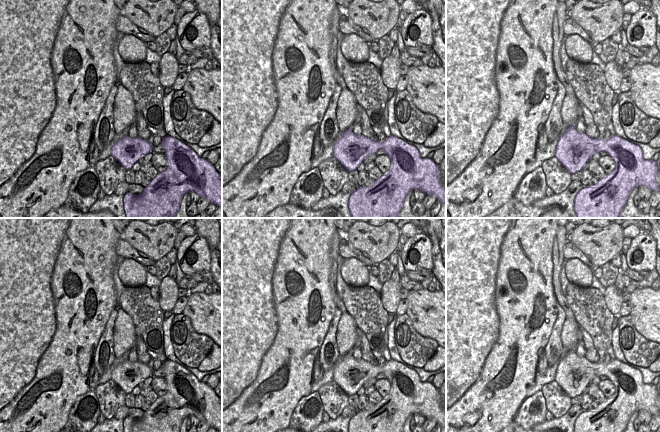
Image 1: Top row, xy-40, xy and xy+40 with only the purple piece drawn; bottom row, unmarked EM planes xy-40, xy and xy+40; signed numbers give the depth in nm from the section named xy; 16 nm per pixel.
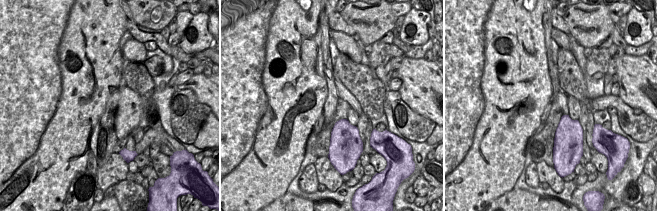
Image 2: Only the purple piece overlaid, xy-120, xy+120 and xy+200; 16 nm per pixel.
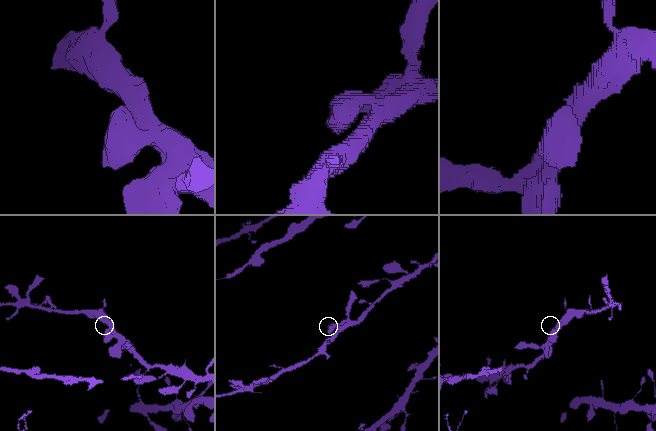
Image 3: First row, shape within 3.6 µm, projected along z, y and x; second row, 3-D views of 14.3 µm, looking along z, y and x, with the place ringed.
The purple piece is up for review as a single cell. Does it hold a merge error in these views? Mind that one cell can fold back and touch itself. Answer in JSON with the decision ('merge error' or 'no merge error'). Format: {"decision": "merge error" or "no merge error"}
{"decision": "no merge error"}

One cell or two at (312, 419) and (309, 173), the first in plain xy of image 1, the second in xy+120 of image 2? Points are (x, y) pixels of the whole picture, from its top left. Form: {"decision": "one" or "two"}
{"decision": "one"}

